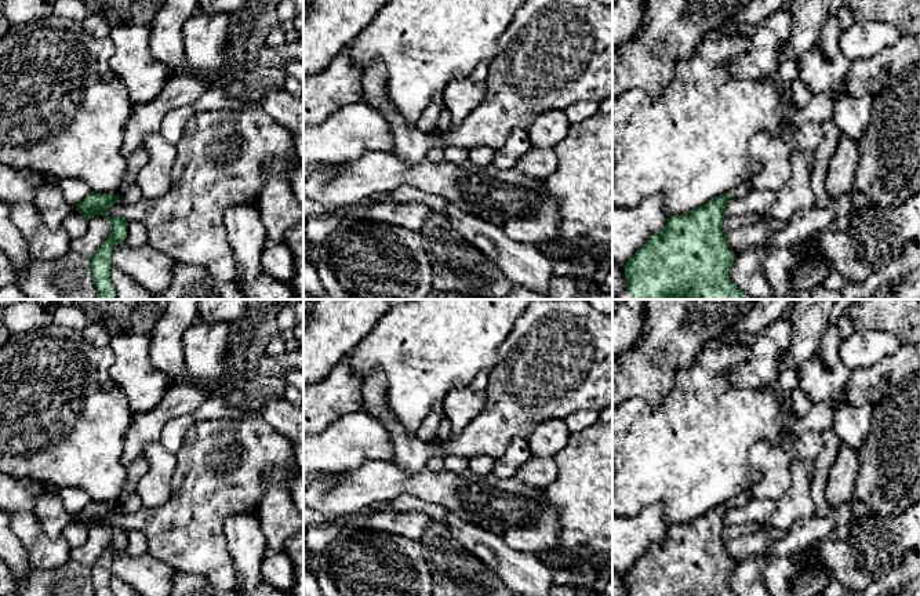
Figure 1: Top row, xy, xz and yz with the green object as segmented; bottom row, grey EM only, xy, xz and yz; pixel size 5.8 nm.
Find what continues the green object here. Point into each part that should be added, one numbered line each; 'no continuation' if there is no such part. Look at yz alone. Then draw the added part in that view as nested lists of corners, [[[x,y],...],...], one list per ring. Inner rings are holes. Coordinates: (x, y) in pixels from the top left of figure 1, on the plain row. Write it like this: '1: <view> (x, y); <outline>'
1: yz (745, 494); [[[745,488],[741,494],[732,498],[730,502],[731,505],[738,505],[750,499],[750,488]]]

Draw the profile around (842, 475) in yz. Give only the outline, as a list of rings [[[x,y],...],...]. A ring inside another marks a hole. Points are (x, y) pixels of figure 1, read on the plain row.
[[[840,441],[837,454],[826,476],[825,497],[830,509],[852,497],[858,470],[859,458],[857,450]]]

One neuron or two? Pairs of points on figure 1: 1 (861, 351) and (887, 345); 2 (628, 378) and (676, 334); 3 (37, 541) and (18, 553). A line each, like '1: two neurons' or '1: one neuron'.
1: one neuron
2: one neuron
3: two neurons

